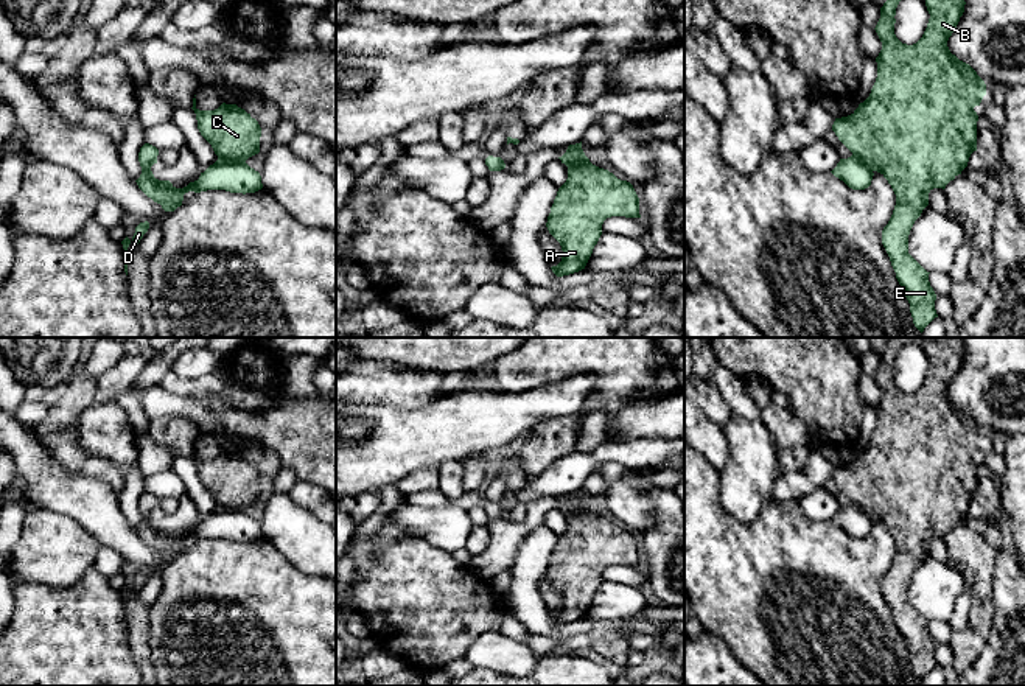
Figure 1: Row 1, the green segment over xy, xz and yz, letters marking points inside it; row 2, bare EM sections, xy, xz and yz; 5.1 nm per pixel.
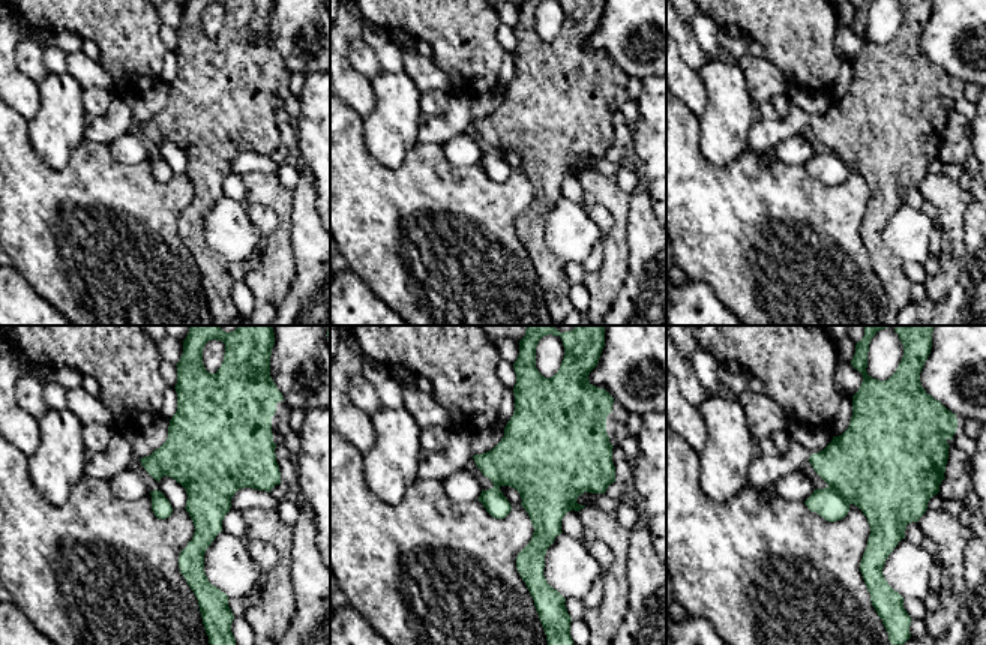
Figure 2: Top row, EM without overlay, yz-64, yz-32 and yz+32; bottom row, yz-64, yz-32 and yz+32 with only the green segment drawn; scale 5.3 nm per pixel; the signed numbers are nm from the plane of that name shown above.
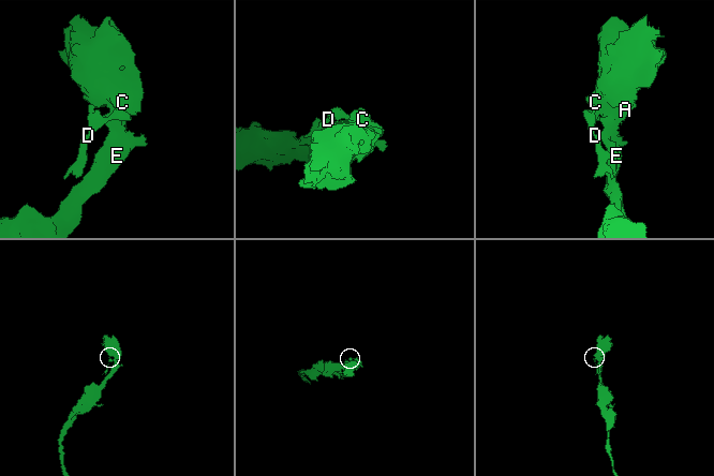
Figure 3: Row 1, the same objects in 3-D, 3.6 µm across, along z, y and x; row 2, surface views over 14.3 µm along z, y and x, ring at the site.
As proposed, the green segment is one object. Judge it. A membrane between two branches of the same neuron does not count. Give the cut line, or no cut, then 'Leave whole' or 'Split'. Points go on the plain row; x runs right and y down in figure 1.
Split along xy (218, 506), (244, 510). Split

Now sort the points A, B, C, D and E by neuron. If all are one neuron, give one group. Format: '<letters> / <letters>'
A B C E / D

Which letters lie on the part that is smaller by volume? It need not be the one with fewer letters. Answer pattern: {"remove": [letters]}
{"remove": ["D"]}

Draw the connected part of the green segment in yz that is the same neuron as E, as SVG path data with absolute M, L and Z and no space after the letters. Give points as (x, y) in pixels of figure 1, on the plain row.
M890 338L880 356L876 381L882 398L876 406L877 426L869 445L848 465L835 467L832 479L838 488L880 521L896 543L896 554L888 572L882 579L882 593L890 605L896 627L910 652L915 675L924 677L938 666L936 642L929 622L910 602L908 583L915 569L929 554L933 537L946 537L967 515L977 499L977 470L974 459L986 443L986 432L977 420L950 401L947 389L964 361L964 338L938 338L922 344L930 362L922 386L913 392L902 392L894 383L896 356L899 350L916 342L916 338Z

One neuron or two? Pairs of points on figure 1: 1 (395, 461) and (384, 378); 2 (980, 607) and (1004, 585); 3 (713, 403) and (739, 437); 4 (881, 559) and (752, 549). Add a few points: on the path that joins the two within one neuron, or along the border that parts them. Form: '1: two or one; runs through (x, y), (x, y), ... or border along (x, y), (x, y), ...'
1: two; border along (425, 405), (352, 406)
2: two; border along (996, 560), (993, 570), (993, 616), (988, 632)
3: two; border along (733, 414), (720, 425)
4: one; runs through (848, 562), (797, 560), (784, 548)

